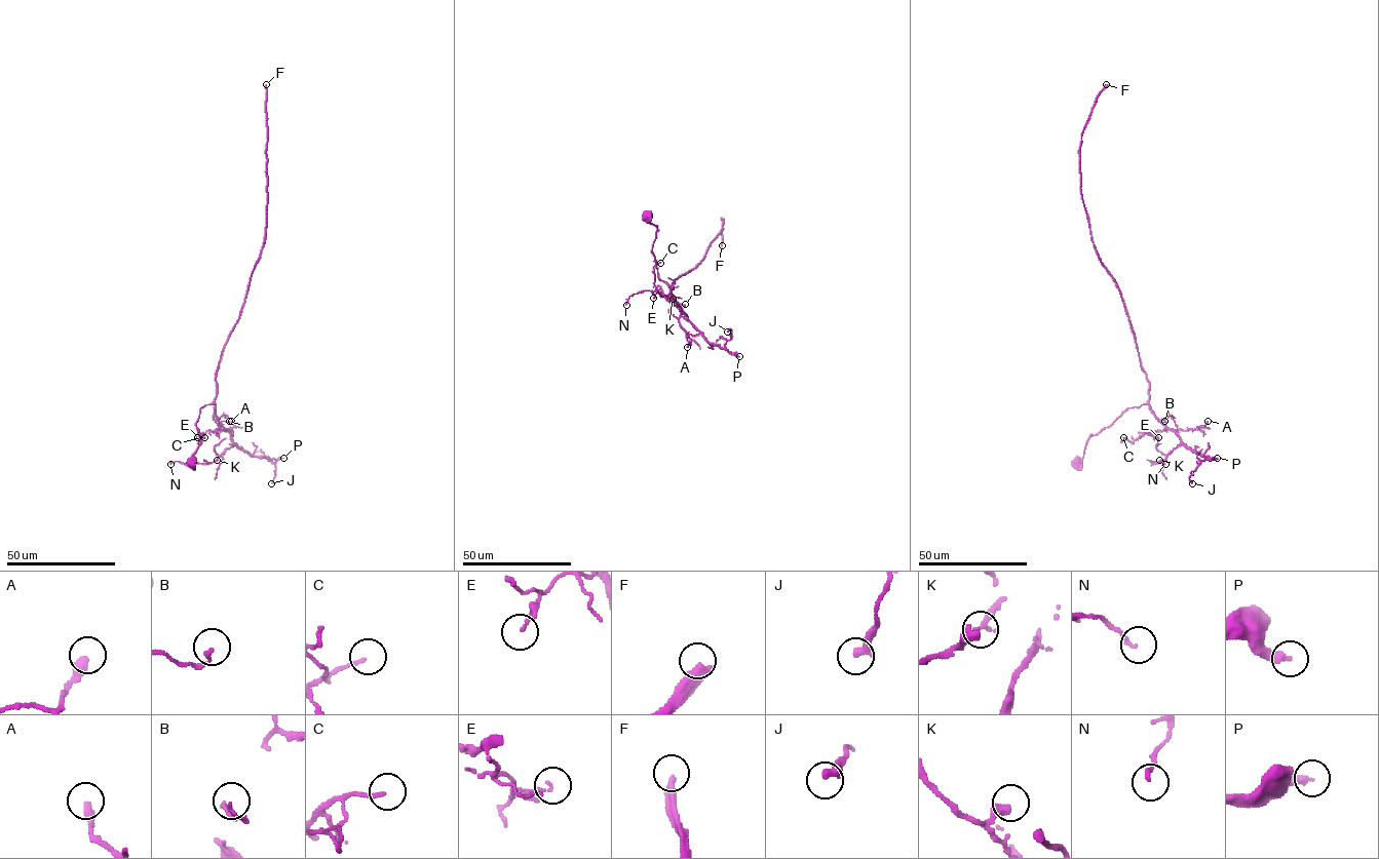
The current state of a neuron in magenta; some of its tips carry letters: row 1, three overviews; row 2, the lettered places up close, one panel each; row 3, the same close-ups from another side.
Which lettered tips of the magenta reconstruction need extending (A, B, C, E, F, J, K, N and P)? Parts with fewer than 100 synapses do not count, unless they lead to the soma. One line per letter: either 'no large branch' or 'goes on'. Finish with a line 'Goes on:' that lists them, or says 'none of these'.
A: no large branch
B: no large branch
C: no large branch
E: no large branch
F: goes on
J: no large branch
K: no large branch
N: no large branch
P: goes on
Goes on: F, P

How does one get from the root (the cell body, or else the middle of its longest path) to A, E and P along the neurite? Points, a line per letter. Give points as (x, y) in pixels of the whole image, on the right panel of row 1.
A: (1075, 462), (1082, 458), (1090, 436), (1129, 407), (1147, 403), (1174, 431), (1196, 429), (1208, 421)
E: (1075, 462), (1082, 458), (1090, 436), (1108, 427), (1129, 407), (1148, 404), (1166, 429), (1153, 434), (1158, 437)
P: (1075, 462), (1082, 458), (1090, 436), (1108, 427), (1128, 408), (1146, 403), (1192, 451), (1210, 459), (1217, 458)

